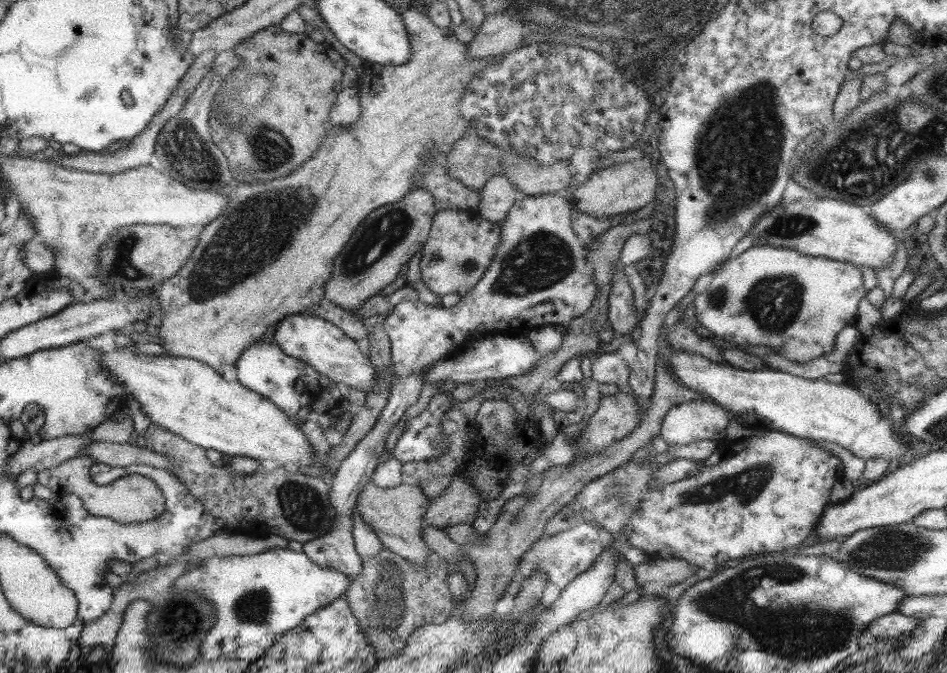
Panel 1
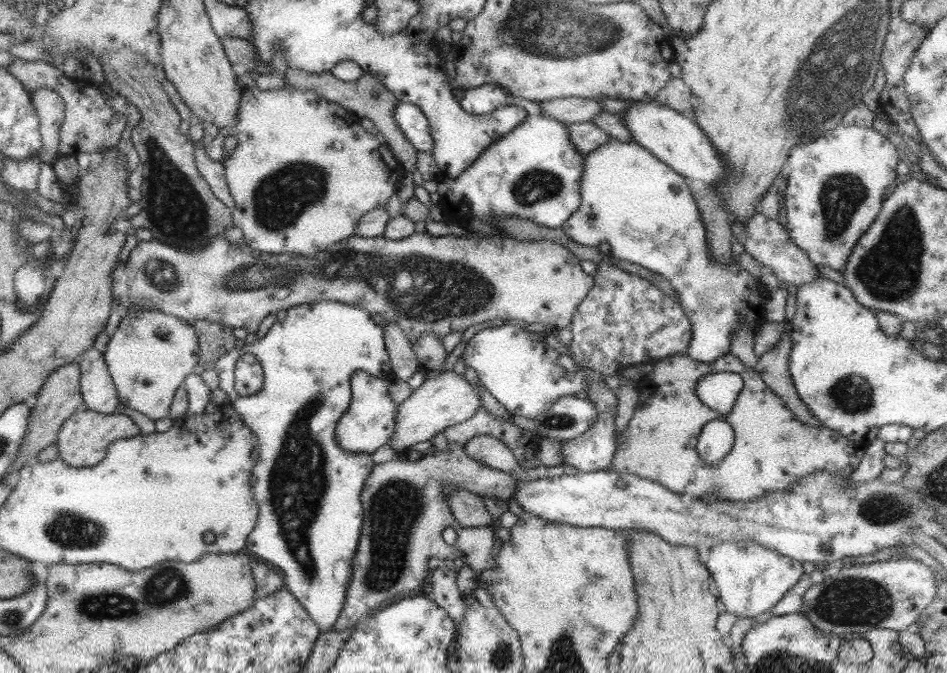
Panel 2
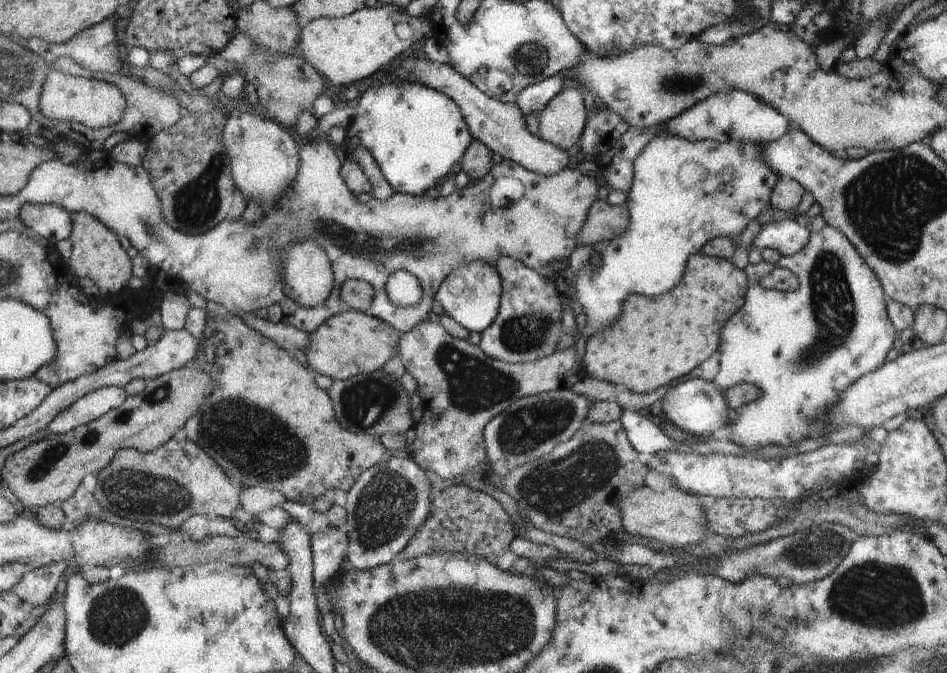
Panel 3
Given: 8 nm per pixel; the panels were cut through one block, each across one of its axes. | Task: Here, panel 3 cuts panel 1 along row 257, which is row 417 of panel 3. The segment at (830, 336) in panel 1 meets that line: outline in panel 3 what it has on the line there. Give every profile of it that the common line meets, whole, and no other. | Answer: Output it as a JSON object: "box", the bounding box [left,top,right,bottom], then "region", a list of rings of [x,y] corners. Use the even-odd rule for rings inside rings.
{"box":[713,224,896,454],"region":[[[827,224],[820,232],[812,232],[807,244],[792,257],[782,255],[777,264],[765,261],[750,264],[745,272],[749,279],[745,304],[730,318],[730,322],[724,322],[722,346],[718,348],[720,369],[713,383],[720,390],[741,383],[761,389],[762,397],[758,402],[737,409],[738,417],[728,421],[733,428],[731,439],[740,445],[740,450],[743,449],[746,454],[752,451],[761,454],[761,449],[767,445],[793,448],[803,437],[830,432],[825,420],[827,408],[839,401],[839,395],[849,385],[886,363],[886,357],[894,345],[896,330],[888,319],[888,299],[878,278],[850,240],[840,229],[831,225]],[[778,267],[796,274],[800,283],[798,290],[779,293],[765,290],[759,285],[764,276]]]}

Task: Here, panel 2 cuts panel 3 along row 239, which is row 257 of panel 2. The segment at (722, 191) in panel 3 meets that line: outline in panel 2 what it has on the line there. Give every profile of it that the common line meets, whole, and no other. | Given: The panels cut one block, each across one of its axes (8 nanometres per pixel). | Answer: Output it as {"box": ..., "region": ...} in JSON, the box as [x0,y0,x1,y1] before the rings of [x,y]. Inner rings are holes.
{"box":[561,137,768,362],"region":[[[611,137],[606,144],[584,155],[580,194],[580,207],[561,226],[566,235],[584,246],[598,247],[601,242],[608,242],[610,256],[615,260],[638,264],[668,280],[678,292],[680,306],[691,322],[692,339],[687,354],[690,358],[698,362],[714,362],[731,352],[734,332],[742,324],[756,332],[767,321],[764,307],[768,290],[738,264],[737,256],[733,256],[729,264],[715,263],[706,243],[706,229],[696,200],[684,177],[649,150],[634,140],[624,142]]]}

